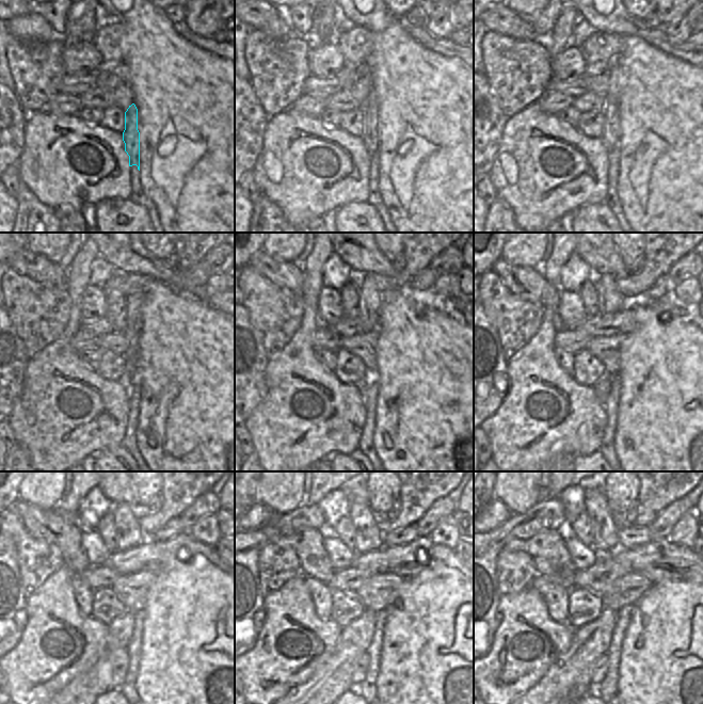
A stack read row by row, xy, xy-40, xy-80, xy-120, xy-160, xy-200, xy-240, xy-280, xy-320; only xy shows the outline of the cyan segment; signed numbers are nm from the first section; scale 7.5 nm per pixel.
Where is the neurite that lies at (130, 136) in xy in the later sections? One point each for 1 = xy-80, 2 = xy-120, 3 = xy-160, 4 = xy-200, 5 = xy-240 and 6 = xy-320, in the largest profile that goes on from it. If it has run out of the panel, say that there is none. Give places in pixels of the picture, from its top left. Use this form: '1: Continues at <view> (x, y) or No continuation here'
1: Continues at xy-80 (610, 132)
2: Continues at xy-120 (132, 303)
3: Continues at xy-160 (369, 297)
4: Continues at xy-200 (610, 300)
5: Continues at xy-240 (129, 534)
6: Continues at xy-320 (605, 527).

